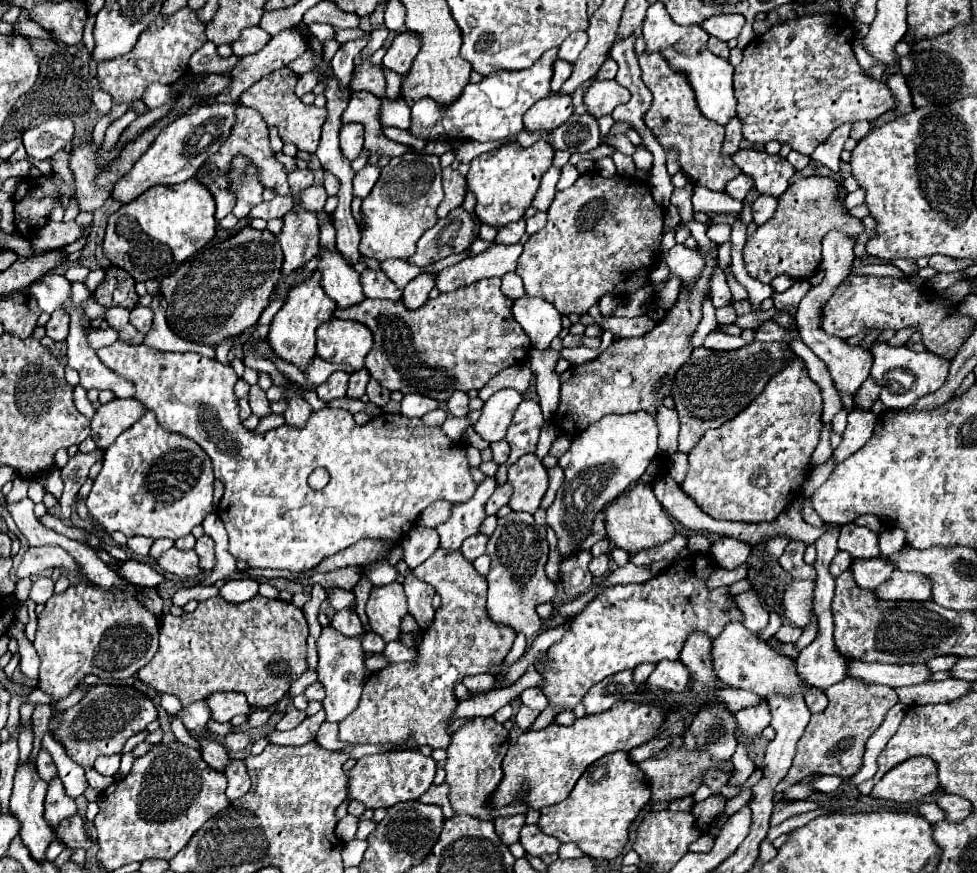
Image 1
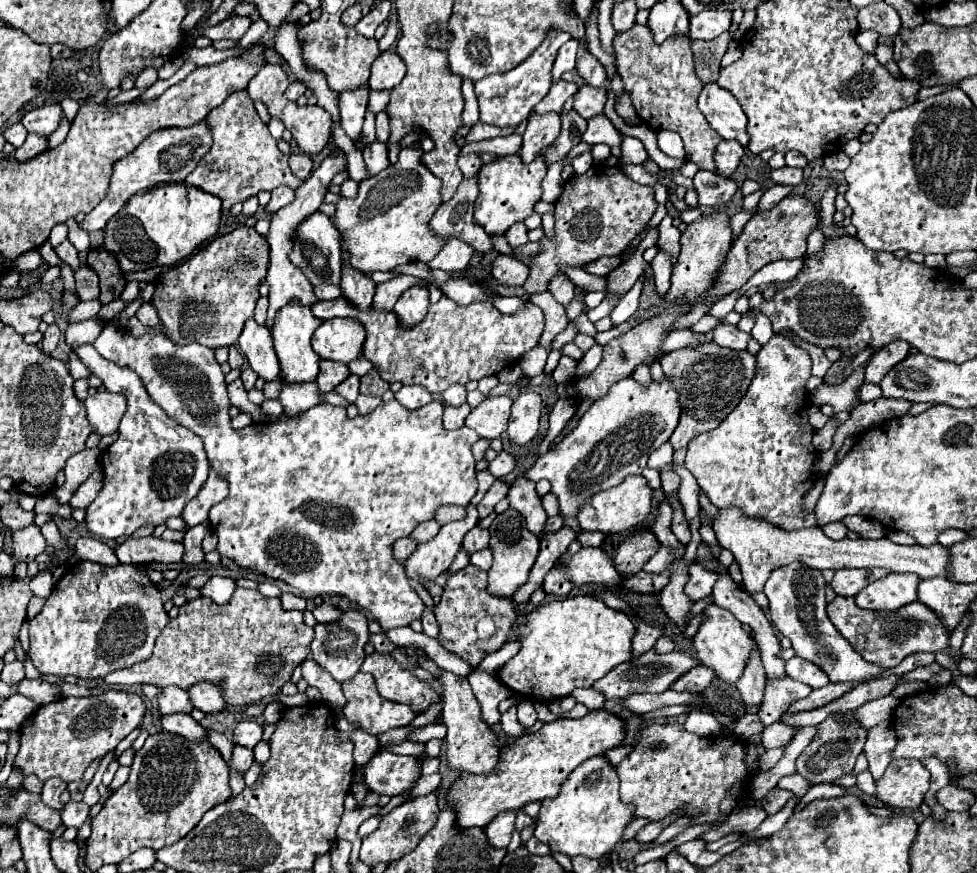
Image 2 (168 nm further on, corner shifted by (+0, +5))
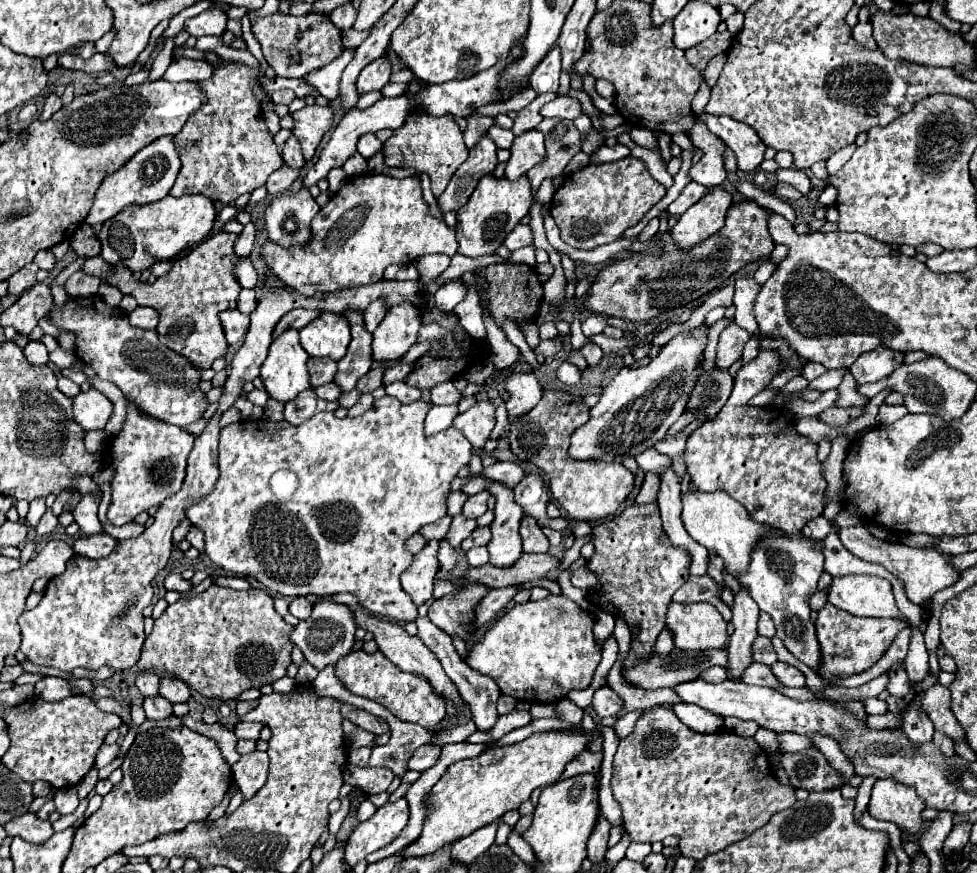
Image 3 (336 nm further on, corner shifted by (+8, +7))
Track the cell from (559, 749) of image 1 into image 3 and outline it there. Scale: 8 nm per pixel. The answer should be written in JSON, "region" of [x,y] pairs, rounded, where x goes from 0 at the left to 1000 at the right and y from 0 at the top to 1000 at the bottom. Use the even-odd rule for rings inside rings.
{"region":[[[559,837],[547,840],[526,853],[495,858],[485,869],[463,874],[450,895],[440,904],[440,911],[436,913],[432,954],[414,973],[414,982],[440,979],[454,968],[512,938],[518,929],[530,927],[538,915],[542,915],[547,904],[561,901],[571,895],[573,883],[600,858],[602,849],[604,842],[600,837]]]}

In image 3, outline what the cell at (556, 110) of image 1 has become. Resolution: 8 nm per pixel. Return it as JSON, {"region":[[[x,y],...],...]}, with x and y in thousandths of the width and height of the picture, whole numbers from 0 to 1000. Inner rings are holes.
{"region":[[[538,150],[536,155],[528,157],[522,168],[522,182],[518,187],[516,203],[522,207],[528,207],[530,203],[538,200],[545,191],[555,187],[559,180],[557,171],[557,155],[553,150]]]}

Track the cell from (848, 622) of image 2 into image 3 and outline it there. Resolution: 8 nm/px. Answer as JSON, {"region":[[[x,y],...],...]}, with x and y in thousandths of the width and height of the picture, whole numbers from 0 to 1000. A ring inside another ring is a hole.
{"region":[[[850,691],[837,700],[835,709],[835,730],[839,737],[839,762],[837,762],[837,773],[843,775],[845,782],[860,778],[860,775],[870,775],[876,771],[886,769],[893,764],[905,746],[911,741],[913,732],[917,730],[919,723],[923,723],[927,716],[919,709],[884,709],[884,707],[874,707],[868,704],[866,700],[860,700],[858,695],[852,695]]]}

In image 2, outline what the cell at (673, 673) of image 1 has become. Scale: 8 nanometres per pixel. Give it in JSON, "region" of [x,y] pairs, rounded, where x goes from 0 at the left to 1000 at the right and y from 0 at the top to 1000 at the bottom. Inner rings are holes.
{"region":[[[714,762],[706,769],[702,769],[700,773],[696,773],[688,785],[686,789],[690,792],[723,792],[723,787],[731,780],[731,771],[729,766],[725,766],[723,762]]]}

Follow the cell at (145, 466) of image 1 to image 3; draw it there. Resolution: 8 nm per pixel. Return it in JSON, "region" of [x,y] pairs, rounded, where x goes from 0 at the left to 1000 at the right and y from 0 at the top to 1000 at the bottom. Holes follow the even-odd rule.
{"region":[[[131,464],[127,491],[115,503],[111,517],[111,530],[119,537],[115,549],[115,574],[111,581],[111,597],[115,601],[137,597],[141,588],[151,585],[156,578],[164,578],[172,567],[184,560],[192,517],[197,517],[197,503],[199,498],[188,491],[164,485],[162,480],[151,480],[151,475],[143,475],[143,471]]]}

